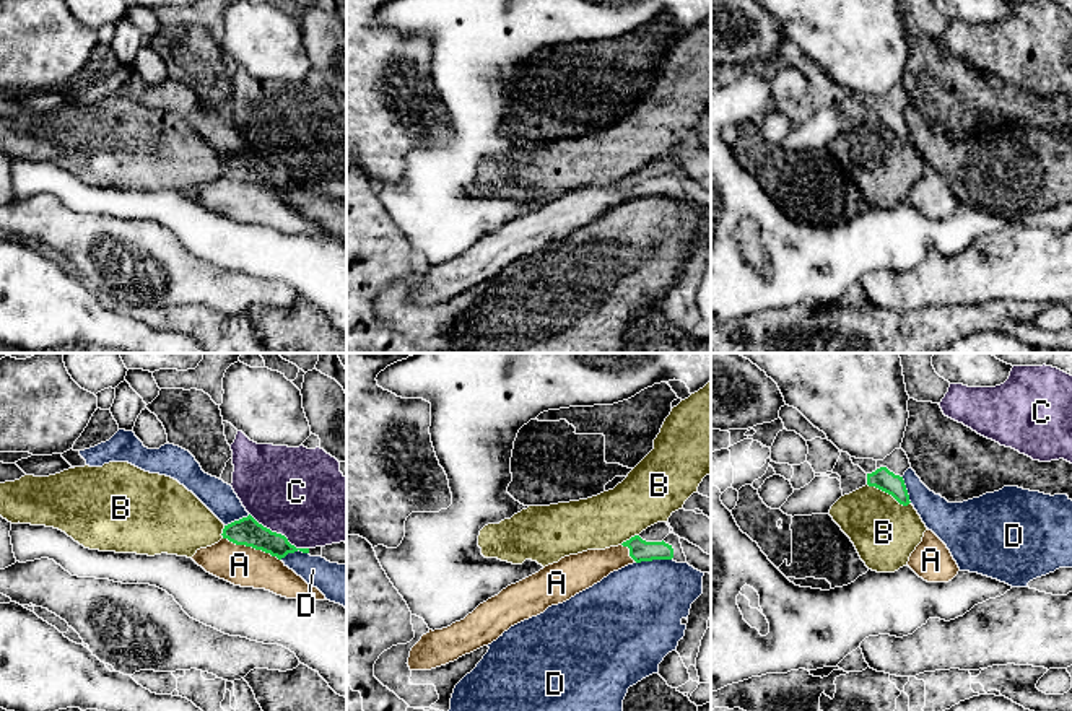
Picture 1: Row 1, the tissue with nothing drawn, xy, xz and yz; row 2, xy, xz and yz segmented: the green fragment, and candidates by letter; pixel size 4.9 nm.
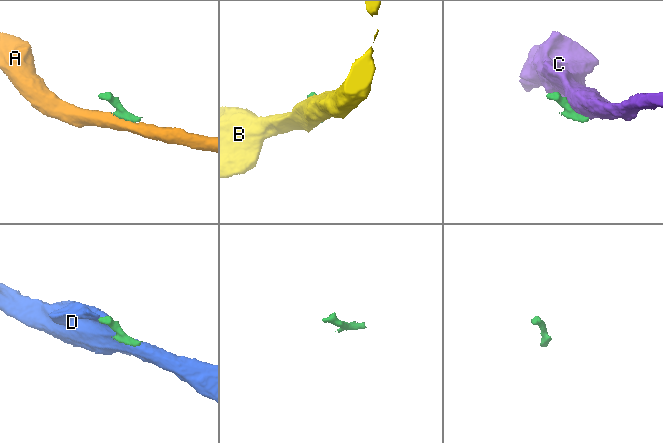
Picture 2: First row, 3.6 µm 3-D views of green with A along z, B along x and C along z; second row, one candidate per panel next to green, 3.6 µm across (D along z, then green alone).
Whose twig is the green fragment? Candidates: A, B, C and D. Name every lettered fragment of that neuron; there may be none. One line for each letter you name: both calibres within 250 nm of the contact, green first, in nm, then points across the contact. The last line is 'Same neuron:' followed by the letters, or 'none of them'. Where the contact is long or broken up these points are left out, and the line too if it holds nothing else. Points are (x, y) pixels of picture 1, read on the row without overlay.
A: 140 nm thick on the green side, 200 nm on the other; runs through xy (246, 166), (246, 176), (252, 183), (239, 200)
Same neuron: A

